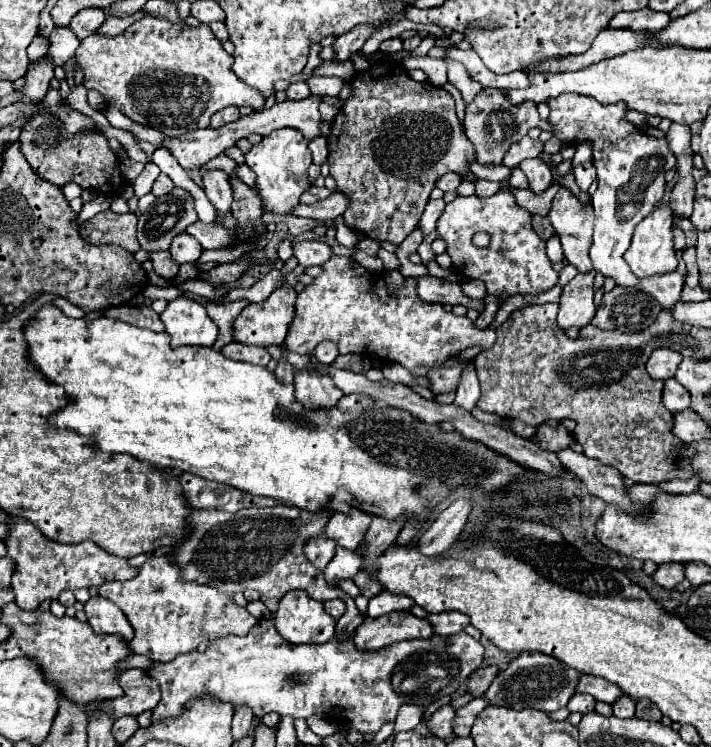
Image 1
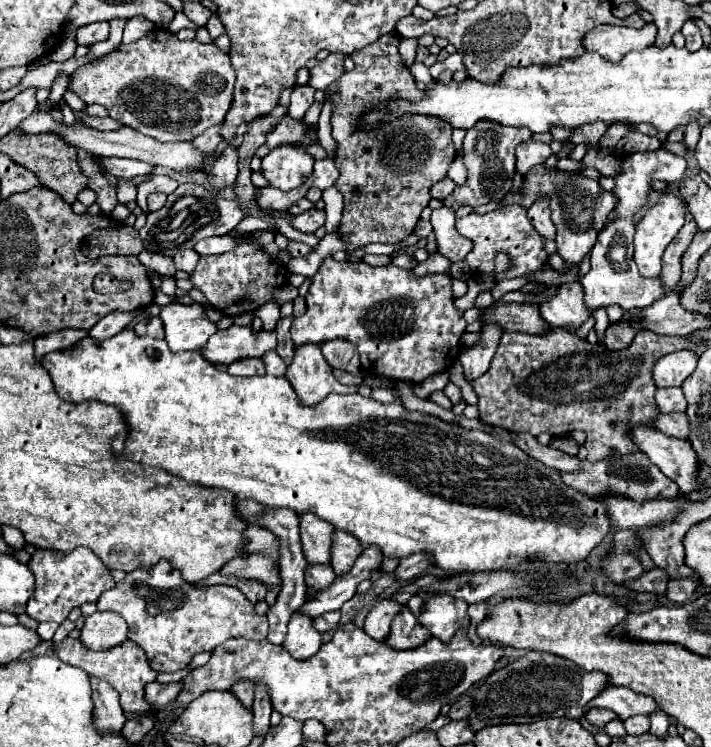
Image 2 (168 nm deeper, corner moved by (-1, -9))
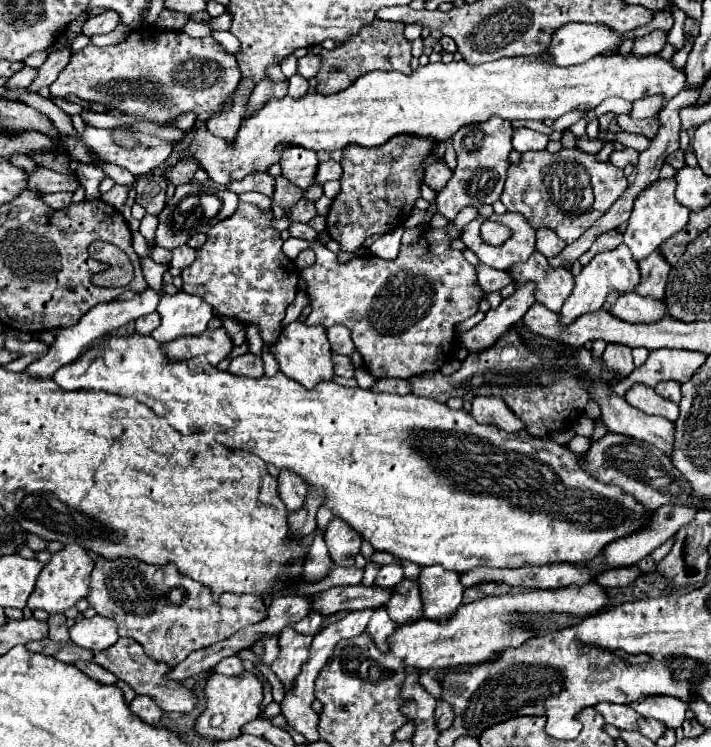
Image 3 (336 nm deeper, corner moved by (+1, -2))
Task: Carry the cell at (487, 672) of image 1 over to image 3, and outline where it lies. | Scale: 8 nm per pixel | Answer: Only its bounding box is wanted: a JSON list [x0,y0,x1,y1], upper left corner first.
[435,703,453,731]

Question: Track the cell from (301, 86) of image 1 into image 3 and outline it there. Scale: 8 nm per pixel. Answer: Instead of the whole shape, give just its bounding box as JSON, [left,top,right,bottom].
[289,75,307,99]

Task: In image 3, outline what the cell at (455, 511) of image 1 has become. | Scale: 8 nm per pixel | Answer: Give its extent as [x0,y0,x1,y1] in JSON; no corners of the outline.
[375,563,403,589]

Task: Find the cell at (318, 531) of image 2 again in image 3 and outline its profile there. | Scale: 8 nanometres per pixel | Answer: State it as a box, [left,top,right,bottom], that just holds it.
[279,469,307,513]

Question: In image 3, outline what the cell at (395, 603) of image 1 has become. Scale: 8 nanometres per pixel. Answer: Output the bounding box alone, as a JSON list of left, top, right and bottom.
[367,607,397,653]

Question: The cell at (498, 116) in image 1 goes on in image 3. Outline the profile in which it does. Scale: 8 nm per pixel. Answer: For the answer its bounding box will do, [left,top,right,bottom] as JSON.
[437,117,513,221]

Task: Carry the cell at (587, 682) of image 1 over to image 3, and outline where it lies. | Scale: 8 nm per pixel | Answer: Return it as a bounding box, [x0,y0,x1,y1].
[629,697,689,729]

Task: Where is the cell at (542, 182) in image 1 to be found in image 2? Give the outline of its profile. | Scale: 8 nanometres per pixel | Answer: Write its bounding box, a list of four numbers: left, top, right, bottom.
[527,196,555,238]

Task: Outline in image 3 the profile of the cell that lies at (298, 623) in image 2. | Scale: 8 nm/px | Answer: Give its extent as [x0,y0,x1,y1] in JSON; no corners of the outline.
[271,627,311,691]

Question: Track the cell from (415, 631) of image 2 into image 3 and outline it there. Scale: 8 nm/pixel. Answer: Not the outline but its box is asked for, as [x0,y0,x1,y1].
[385,579,423,625]

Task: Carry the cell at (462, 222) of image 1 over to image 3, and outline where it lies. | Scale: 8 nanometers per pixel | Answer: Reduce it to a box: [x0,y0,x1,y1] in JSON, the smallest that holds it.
[463,213,535,269]

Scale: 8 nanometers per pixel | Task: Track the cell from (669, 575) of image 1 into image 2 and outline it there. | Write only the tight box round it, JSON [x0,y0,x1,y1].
[625,568,669,596]

